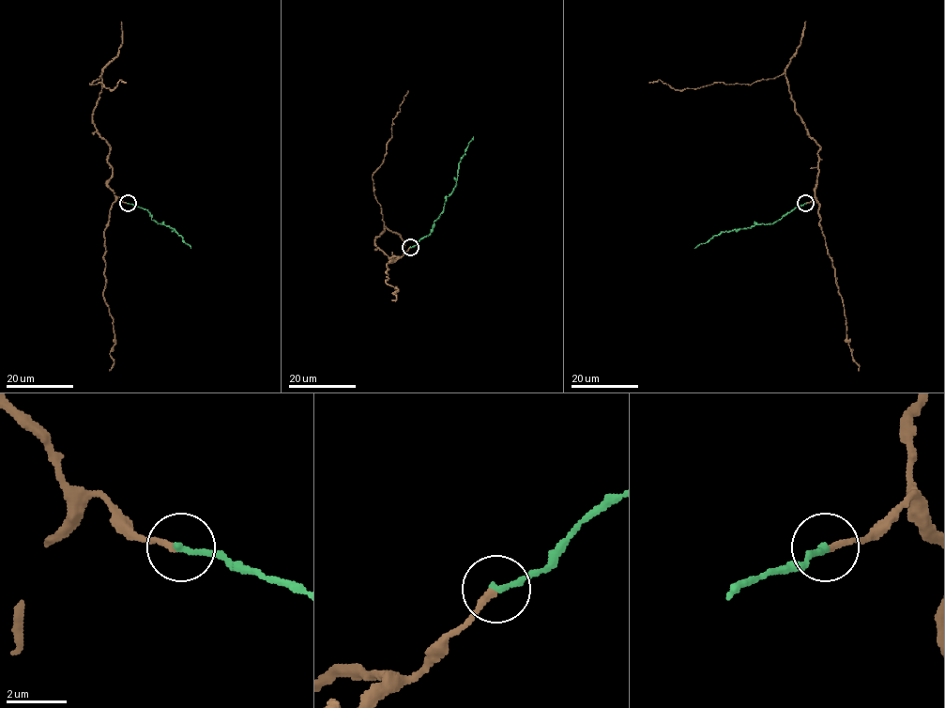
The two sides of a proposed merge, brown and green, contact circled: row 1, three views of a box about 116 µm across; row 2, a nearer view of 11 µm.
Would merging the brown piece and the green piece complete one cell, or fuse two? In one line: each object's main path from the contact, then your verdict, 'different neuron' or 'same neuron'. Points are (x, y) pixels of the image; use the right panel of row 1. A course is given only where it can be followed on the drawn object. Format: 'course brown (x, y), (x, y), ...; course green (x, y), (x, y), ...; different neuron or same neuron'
course brown (805, 203), (815, 197), (820, 146), (797, 112), (784, 73), (751, 84), (678, 90), (659, 79), (648, 83); course green (805, 203), (769, 223), (721, 231), (694, 248); same neuron

